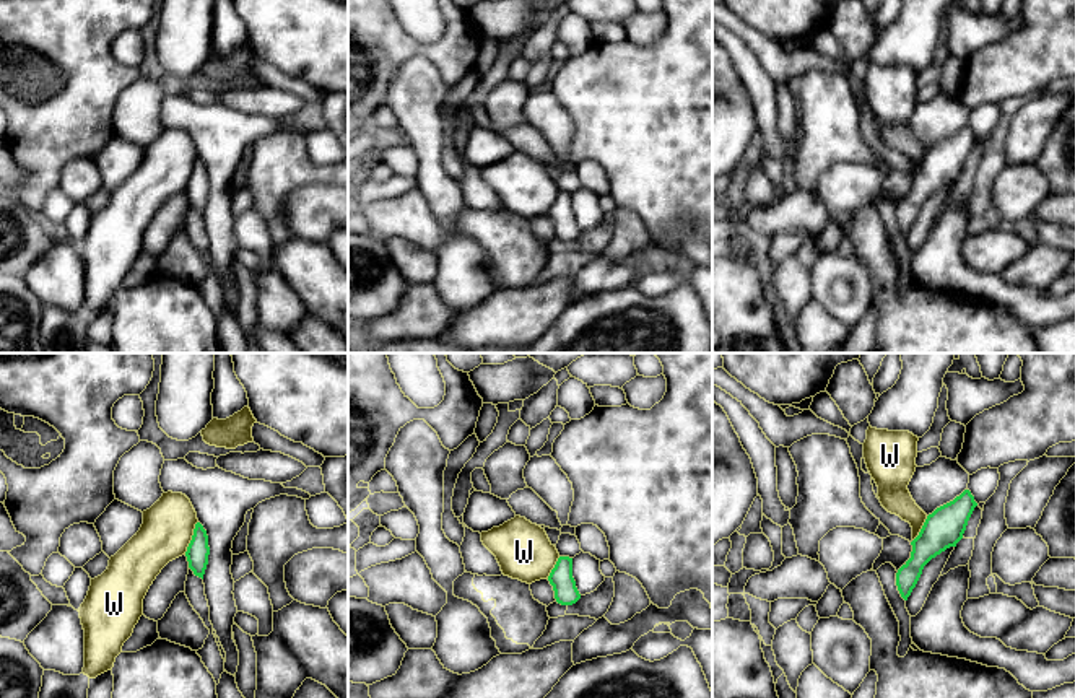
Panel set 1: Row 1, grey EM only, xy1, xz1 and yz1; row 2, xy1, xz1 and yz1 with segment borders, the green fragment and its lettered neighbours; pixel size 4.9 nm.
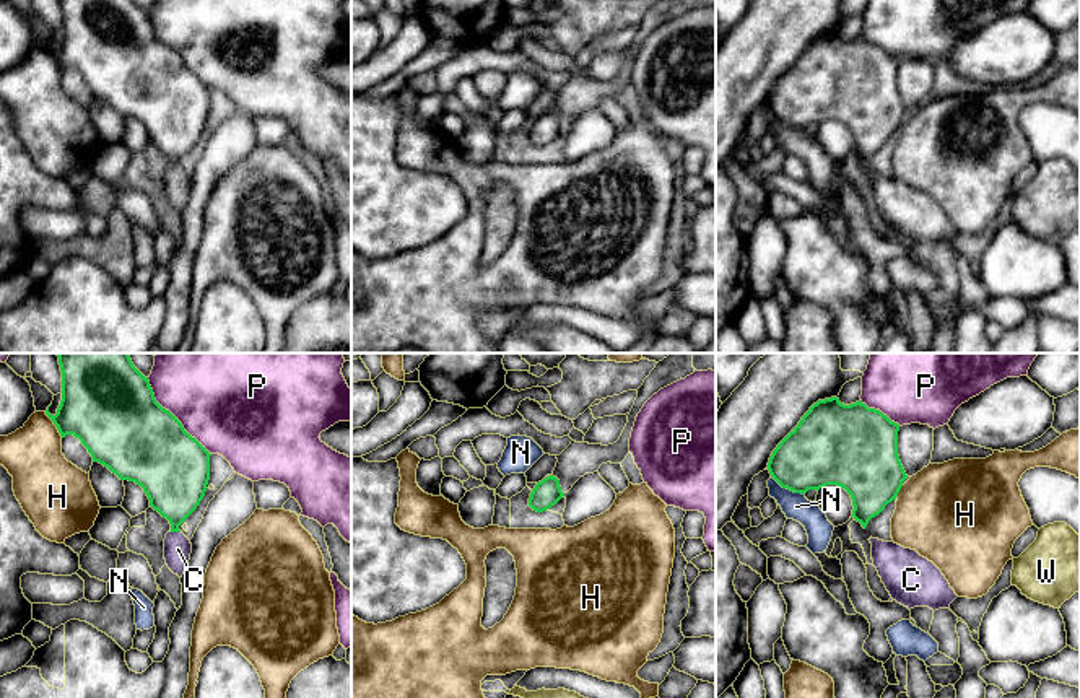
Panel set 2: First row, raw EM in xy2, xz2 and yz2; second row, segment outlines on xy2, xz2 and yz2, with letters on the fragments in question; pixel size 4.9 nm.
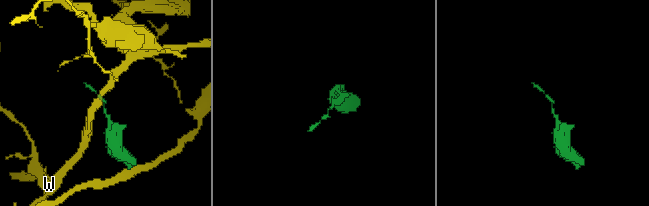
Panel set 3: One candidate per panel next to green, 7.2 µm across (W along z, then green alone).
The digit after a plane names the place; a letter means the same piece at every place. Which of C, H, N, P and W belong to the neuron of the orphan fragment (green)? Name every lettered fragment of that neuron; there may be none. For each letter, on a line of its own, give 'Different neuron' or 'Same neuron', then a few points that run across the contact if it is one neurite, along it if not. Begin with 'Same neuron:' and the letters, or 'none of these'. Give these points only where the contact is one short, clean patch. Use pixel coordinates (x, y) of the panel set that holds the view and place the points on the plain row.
Same neuron: C
C: Same neuron. Line: xy2 (174, 116), (176, 166), (178, 184)
H: Different neuron
N: Different neuron
P: Different neuron
W: Different neuron. Line: xy1 (197, 157), (184, 189)

